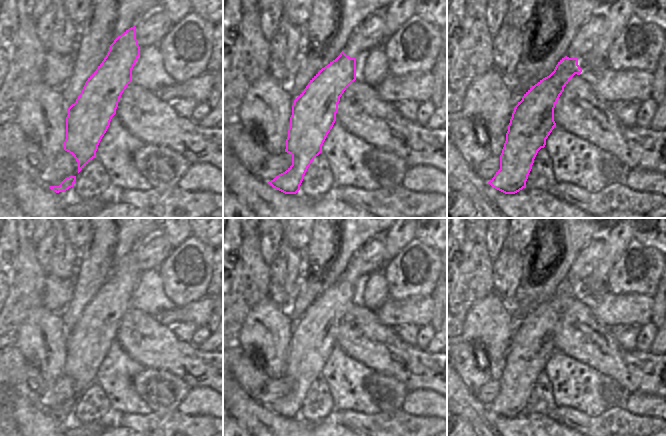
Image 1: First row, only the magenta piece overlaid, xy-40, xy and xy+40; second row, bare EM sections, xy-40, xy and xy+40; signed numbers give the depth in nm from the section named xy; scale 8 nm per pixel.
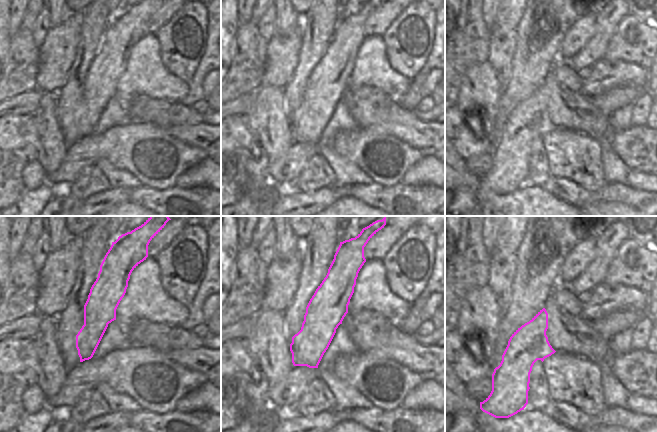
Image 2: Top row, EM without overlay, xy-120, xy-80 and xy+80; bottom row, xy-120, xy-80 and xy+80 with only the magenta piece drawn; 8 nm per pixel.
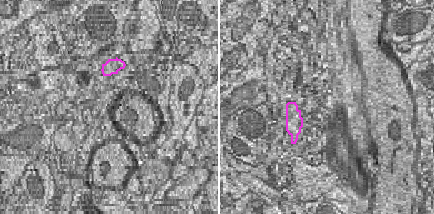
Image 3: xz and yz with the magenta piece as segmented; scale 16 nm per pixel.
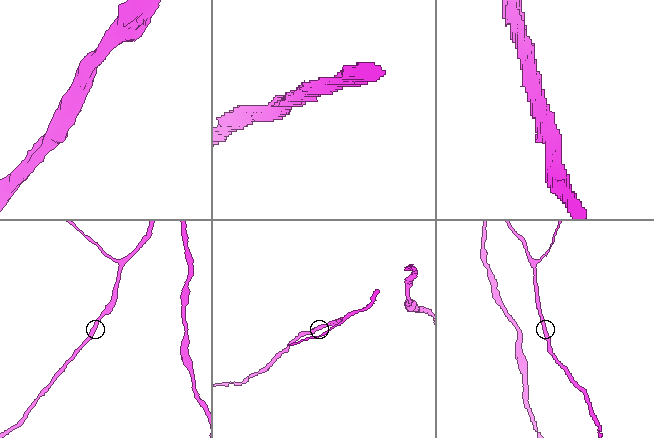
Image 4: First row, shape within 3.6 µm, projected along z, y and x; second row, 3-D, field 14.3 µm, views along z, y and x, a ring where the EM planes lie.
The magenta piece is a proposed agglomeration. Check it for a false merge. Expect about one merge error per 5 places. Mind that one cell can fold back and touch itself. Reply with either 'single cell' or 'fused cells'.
single cell

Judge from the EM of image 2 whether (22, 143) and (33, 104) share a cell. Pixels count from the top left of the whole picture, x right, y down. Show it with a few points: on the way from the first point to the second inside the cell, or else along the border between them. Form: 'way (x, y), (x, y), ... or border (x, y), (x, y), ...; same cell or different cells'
border (10, 113), (33, 114); different cells

